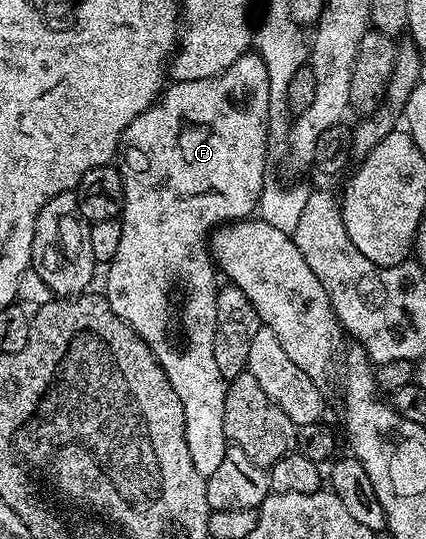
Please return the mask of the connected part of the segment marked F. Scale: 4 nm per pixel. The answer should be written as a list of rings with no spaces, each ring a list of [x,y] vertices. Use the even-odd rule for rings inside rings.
[[[245,54],[234,62],[221,74],[205,80],[178,80],[169,83],[161,91],[158,99],[150,105],[145,112],[138,114],[130,126],[120,135],[122,156],[124,152],[124,164],[119,165],[120,177],[124,180],[124,211],[120,225],[122,226],[122,242],[118,246],[118,254],[107,265],[108,268],[108,292],[106,299],[111,305],[116,316],[122,318],[148,343],[150,350],[156,356],[157,362],[162,366],[166,378],[170,378],[170,384],[174,386],[174,392],[184,407],[186,414],[186,446],[190,446],[190,462],[194,462],[194,470],[198,474],[208,477],[218,470],[226,450],[230,447],[224,433],[224,389],[226,381],[222,374],[218,374],[218,365],[214,362],[214,338],[216,337],[216,294],[218,283],[218,268],[214,263],[210,251],[210,237],[213,231],[222,224],[230,224],[237,220],[249,219],[257,211],[260,195],[266,183],[264,167],[270,161],[270,149],[268,146],[268,75],[266,66],[258,54]]]

